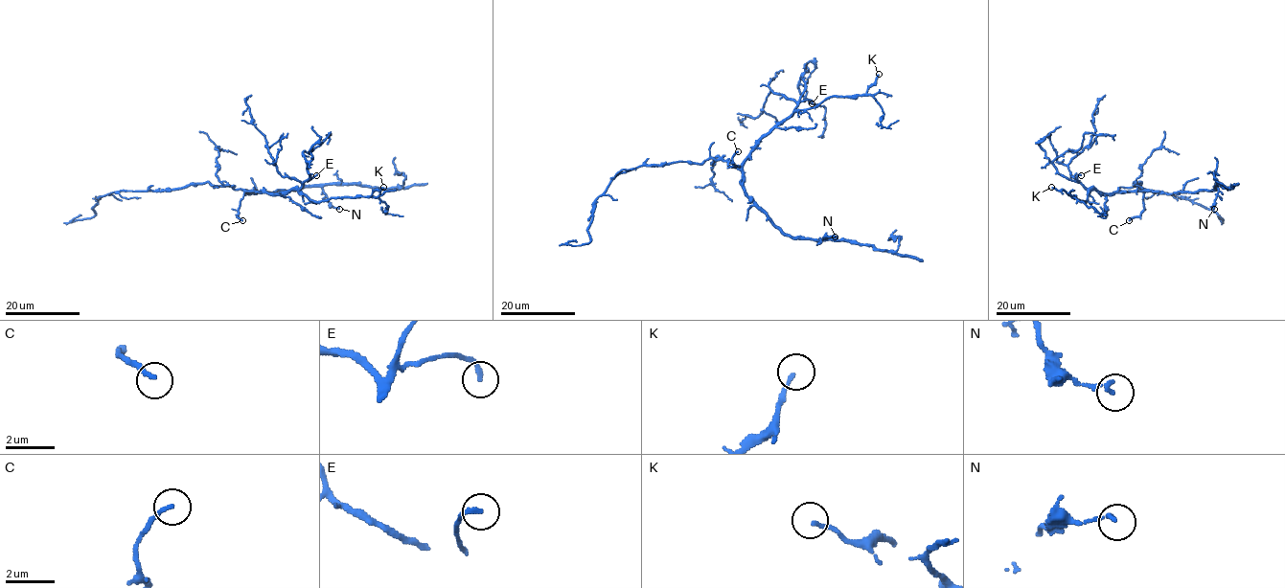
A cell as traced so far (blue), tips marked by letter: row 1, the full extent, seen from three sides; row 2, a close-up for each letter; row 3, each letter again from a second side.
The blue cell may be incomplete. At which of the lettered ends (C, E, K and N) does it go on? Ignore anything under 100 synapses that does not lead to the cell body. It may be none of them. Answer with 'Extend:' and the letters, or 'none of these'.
Extend: none of these

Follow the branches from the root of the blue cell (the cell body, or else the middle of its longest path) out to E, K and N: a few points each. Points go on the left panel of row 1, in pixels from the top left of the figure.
E: (239, 189), (286, 193), (316, 175)
K: (239, 189), (274, 193), (296, 190), (312, 200), (327, 201), (330, 198), (370, 196), (383, 187)
N: (239, 189), (256, 193), (319, 186), (328, 201), (339, 209)

